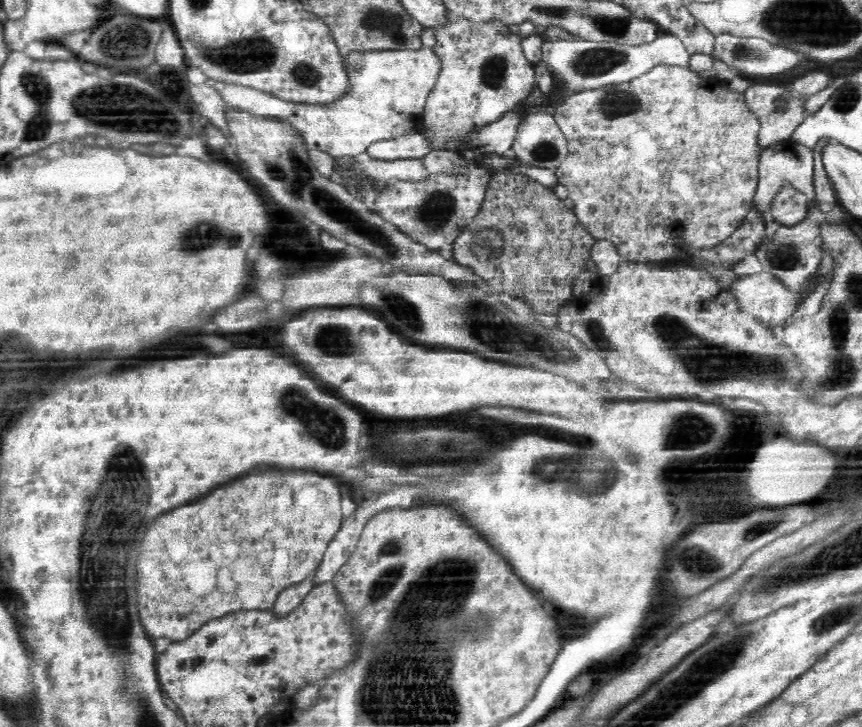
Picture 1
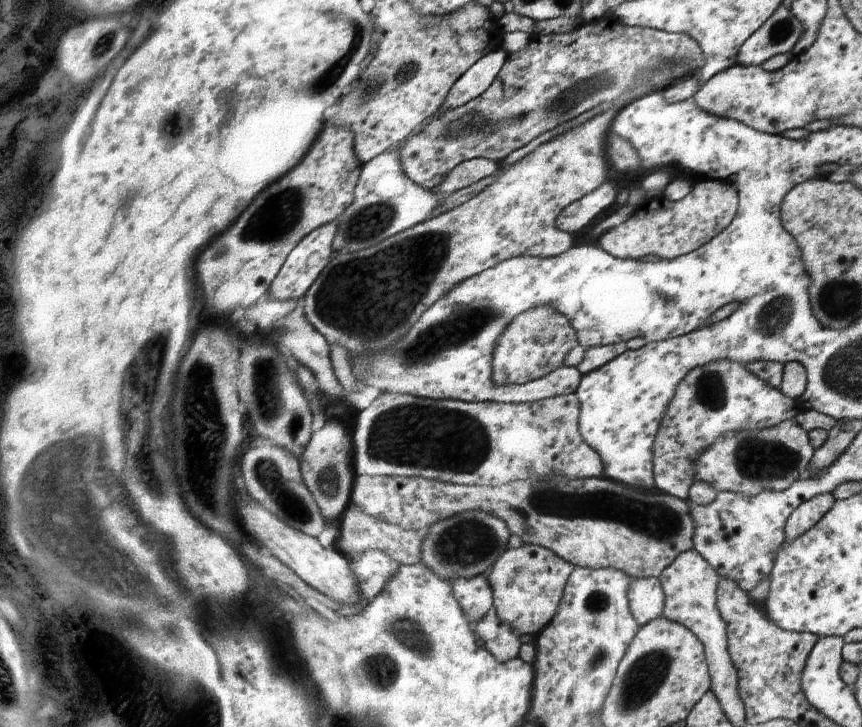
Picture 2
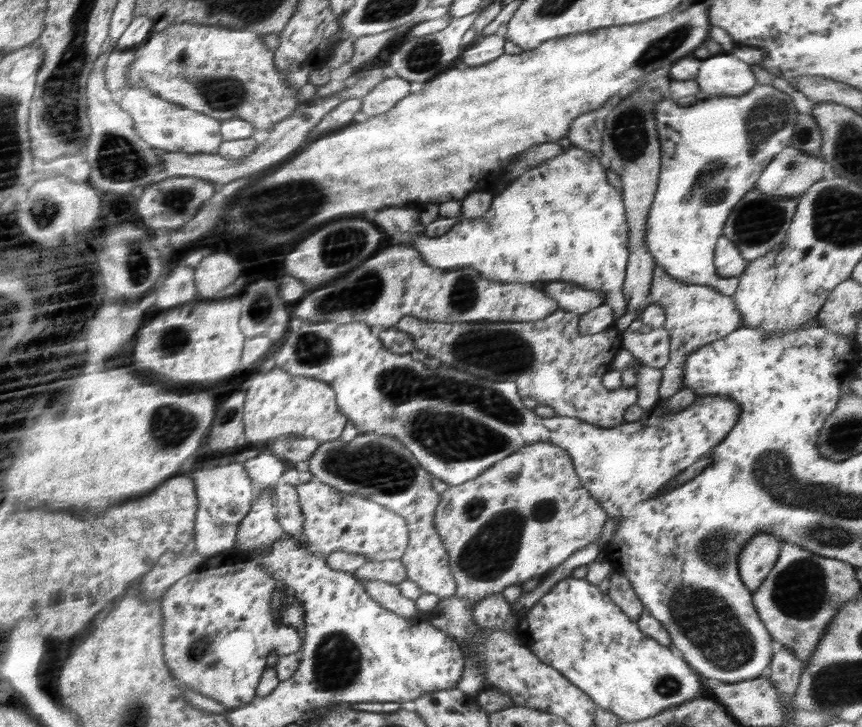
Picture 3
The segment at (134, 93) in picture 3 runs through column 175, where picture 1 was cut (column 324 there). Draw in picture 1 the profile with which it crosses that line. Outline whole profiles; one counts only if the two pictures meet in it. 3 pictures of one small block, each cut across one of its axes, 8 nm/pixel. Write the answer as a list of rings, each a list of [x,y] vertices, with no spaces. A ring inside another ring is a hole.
[[[433,48],[379,53],[348,53],[341,55],[341,61],[344,73],[348,77],[346,90],[338,98],[320,104],[282,102],[282,100],[261,90],[226,84],[222,81],[208,82],[208,85],[214,87],[226,100],[229,112],[234,114],[246,113],[276,122],[283,122],[304,143],[304,147],[312,147],[337,157],[360,156],[362,153],[367,153],[372,144],[410,132],[421,122],[428,96],[430,96],[433,86],[437,82],[441,67],[436,56],[434,56]]]

